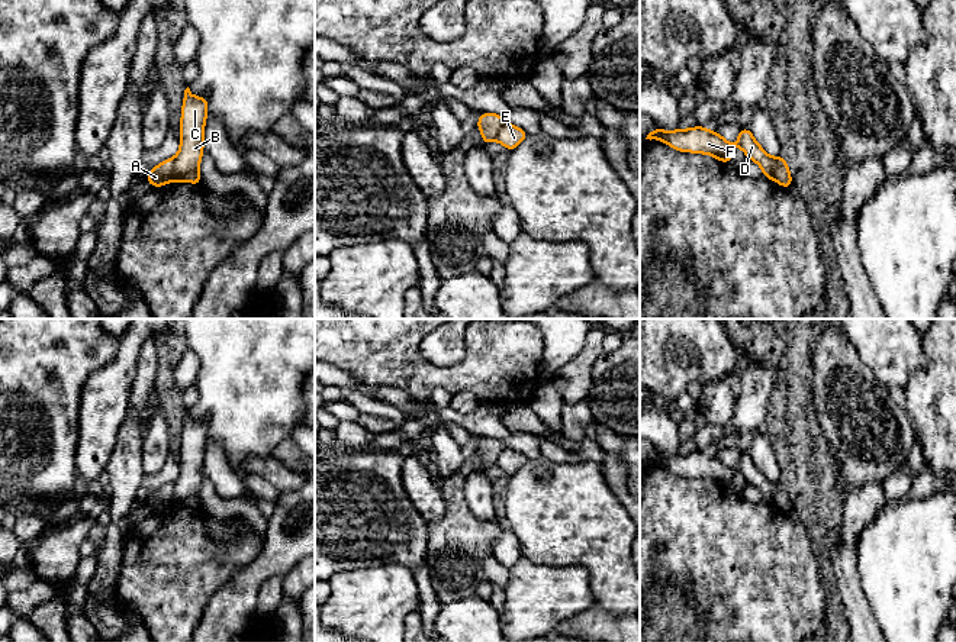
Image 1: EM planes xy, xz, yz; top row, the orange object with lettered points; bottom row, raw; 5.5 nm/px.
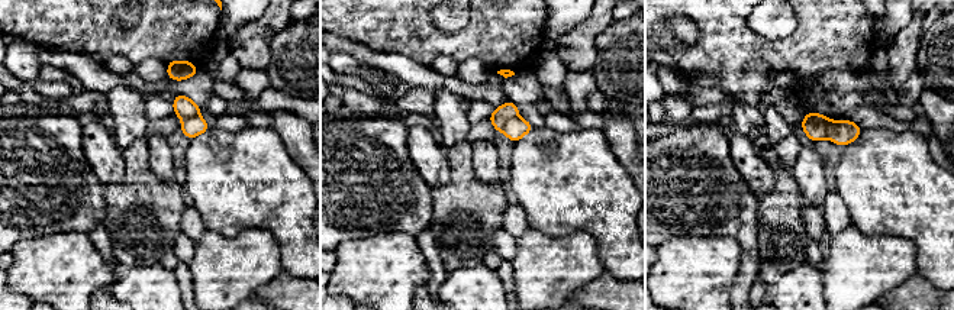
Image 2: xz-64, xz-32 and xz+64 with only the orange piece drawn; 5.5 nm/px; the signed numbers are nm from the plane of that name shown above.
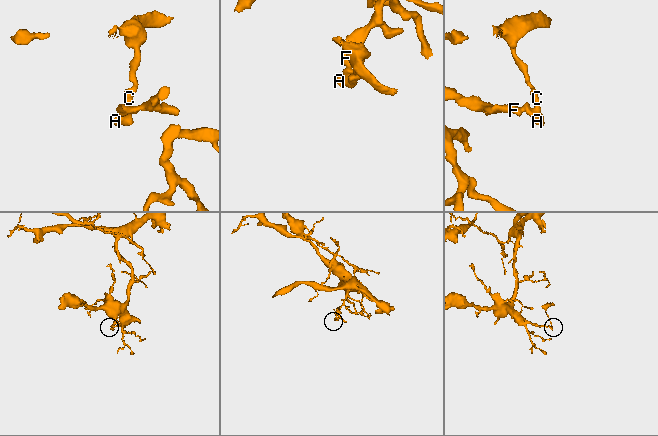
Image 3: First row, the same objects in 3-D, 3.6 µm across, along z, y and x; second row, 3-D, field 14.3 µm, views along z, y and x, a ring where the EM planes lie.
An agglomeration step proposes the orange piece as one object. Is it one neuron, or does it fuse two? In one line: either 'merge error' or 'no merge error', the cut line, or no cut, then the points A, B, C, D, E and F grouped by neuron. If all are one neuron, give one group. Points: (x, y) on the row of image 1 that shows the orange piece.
merge error; cut xy (174, 158), (171, 180); groups A D F / B C E

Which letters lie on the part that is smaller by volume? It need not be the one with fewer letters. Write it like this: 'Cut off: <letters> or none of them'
Cut off: B, C, E

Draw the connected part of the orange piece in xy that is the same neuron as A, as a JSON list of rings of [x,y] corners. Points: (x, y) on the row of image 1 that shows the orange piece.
[[[168,158],[160,162],[155,168],[149,170],[147,181],[152,187],[161,187],[173,181],[174,175],[174,158]]]

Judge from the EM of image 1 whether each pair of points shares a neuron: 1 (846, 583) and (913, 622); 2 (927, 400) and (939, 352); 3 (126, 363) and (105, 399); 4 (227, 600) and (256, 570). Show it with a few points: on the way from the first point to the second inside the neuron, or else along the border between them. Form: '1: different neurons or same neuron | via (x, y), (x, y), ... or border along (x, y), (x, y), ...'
1: different neurons | border along (856, 558), (859, 587), (876, 622)
2: same neuron | via (939, 389), (939, 364)
3: same neuron | via (122, 371), (106, 390)
4: same neuron | via (234, 593), (250, 577)

